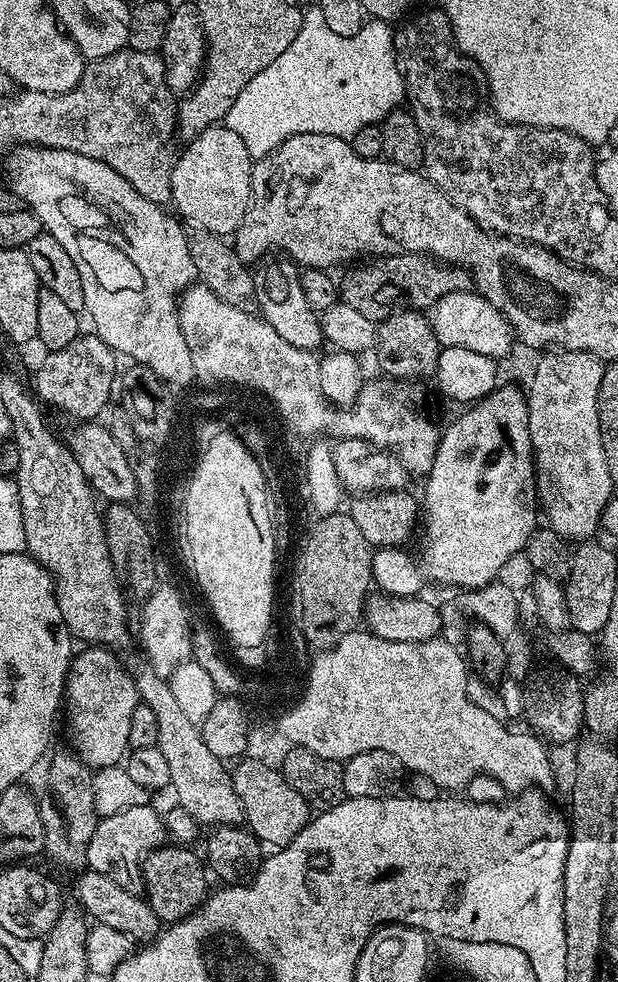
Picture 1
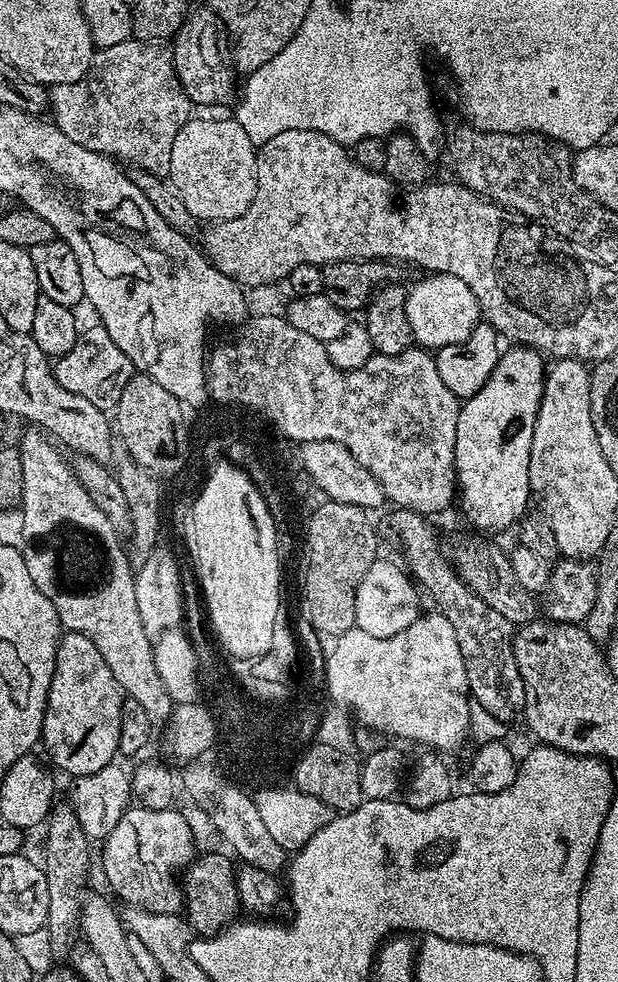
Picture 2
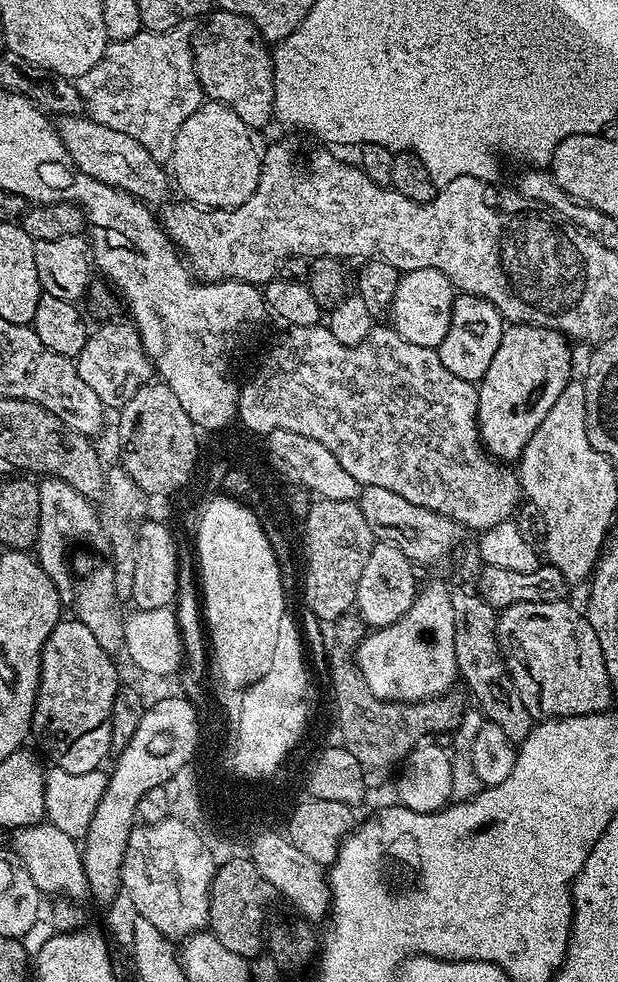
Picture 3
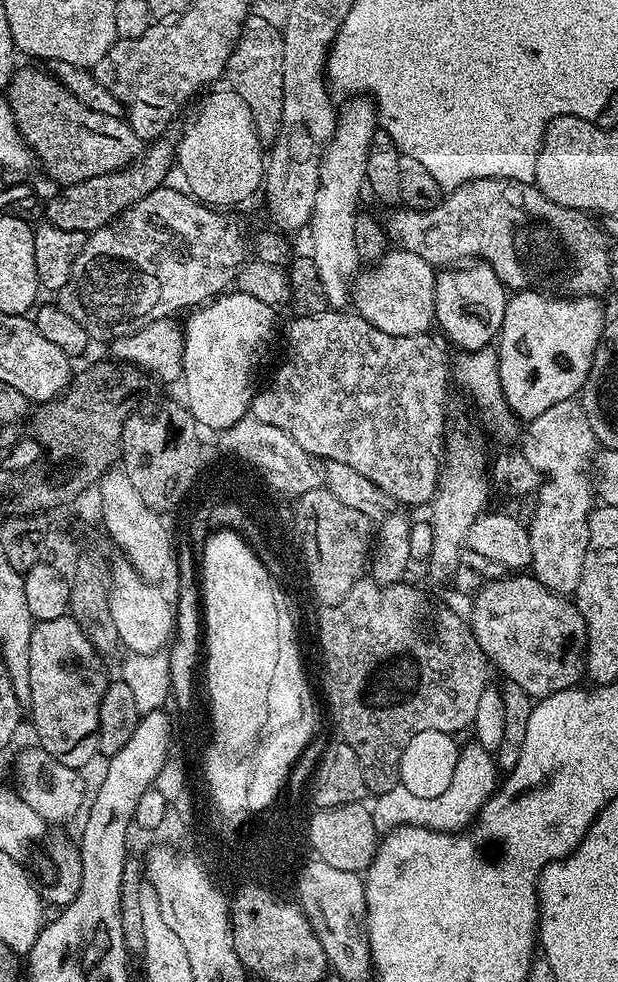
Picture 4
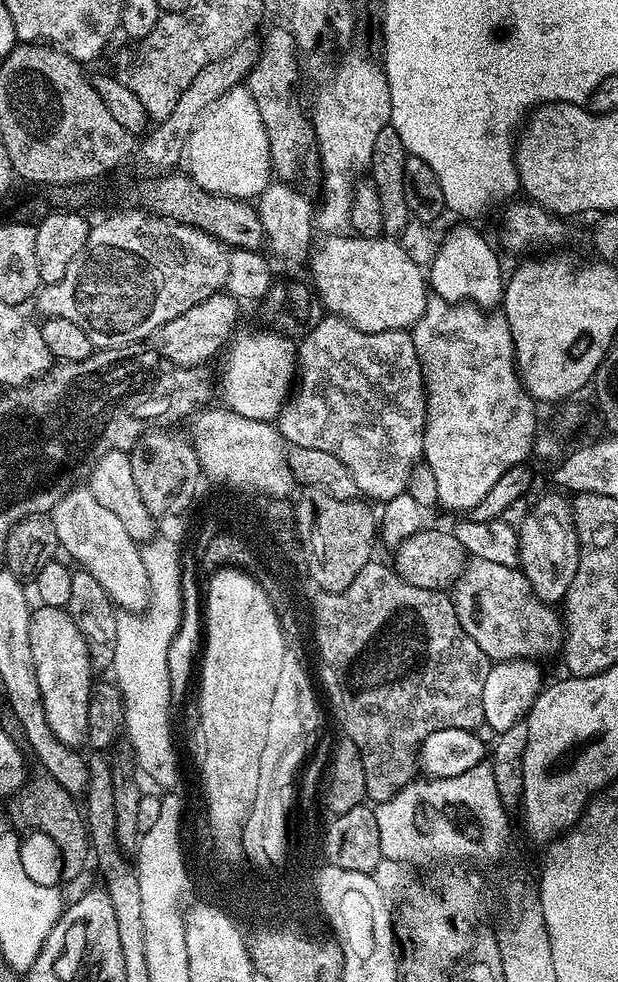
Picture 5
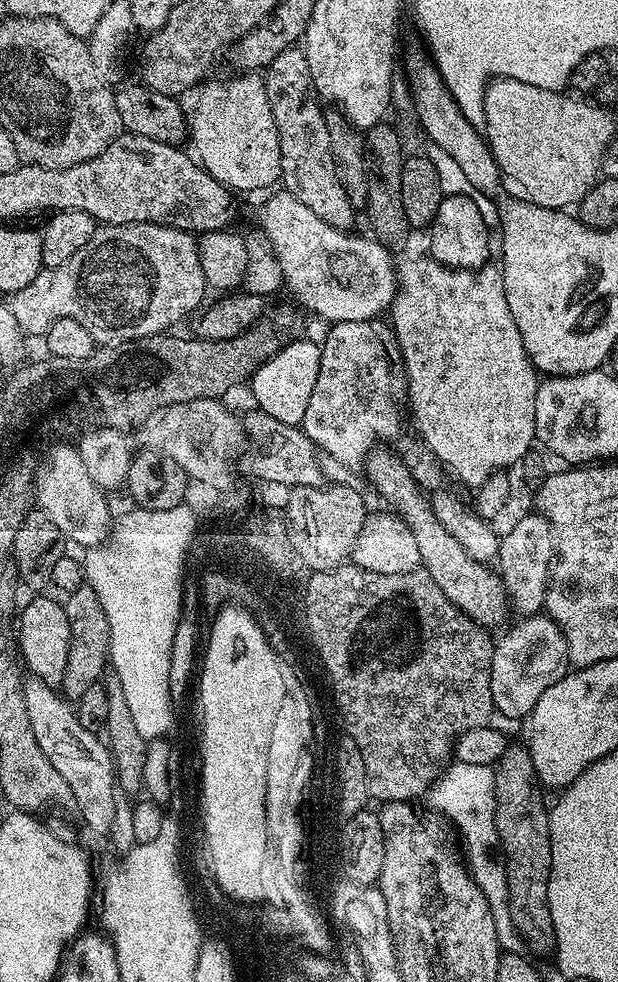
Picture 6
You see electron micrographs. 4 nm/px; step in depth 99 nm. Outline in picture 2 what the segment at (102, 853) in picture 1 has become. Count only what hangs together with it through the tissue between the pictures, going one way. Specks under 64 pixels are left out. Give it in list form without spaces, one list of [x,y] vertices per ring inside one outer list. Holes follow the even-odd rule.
[[[129,807],[128,812],[118,818],[118,826],[114,826],[102,842],[104,876],[109,886],[118,895],[125,896],[133,908],[144,908],[158,914],[176,914],[185,907],[178,873],[192,863],[198,850],[192,841],[192,828],[187,818],[176,811],[175,807],[166,810]]]

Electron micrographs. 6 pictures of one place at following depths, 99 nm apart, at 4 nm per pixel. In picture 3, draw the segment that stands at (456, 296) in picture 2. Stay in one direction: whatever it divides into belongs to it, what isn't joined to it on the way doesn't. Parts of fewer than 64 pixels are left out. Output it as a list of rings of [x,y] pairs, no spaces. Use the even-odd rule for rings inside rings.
[[[433,268],[405,272],[398,282],[398,290],[394,290],[391,327],[399,336],[406,338],[406,342],[414,342],[414,346],[439,349],[442,338],[446,338],[450,330],[453,299],[454,289],[446,274]]]

